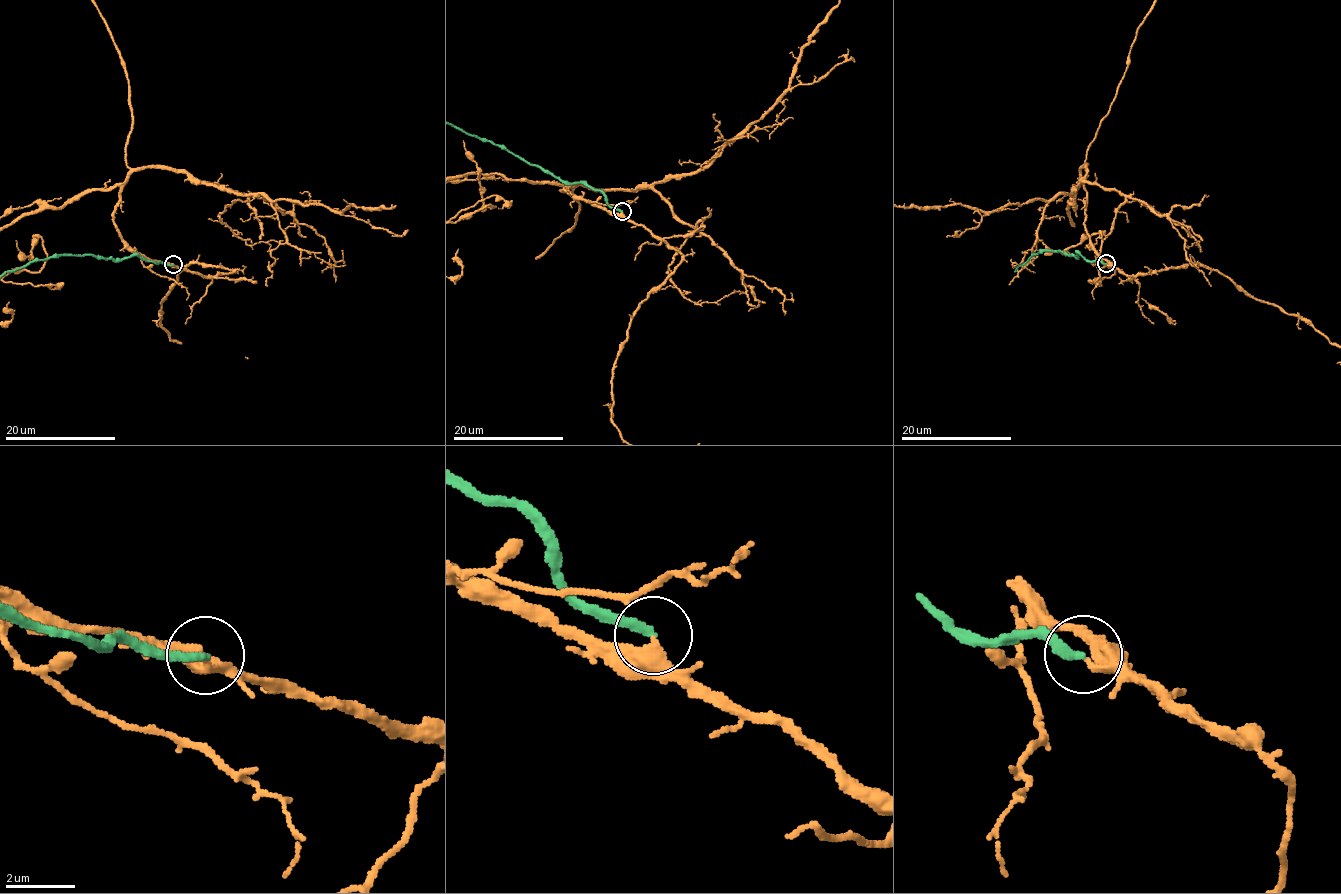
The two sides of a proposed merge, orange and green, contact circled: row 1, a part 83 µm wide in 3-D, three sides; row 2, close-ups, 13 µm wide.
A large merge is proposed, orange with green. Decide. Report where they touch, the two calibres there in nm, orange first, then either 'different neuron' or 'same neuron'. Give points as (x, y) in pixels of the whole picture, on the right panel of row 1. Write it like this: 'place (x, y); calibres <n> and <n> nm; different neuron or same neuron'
place (1106, 263); calibres 400 and 240 nm; different neuron

